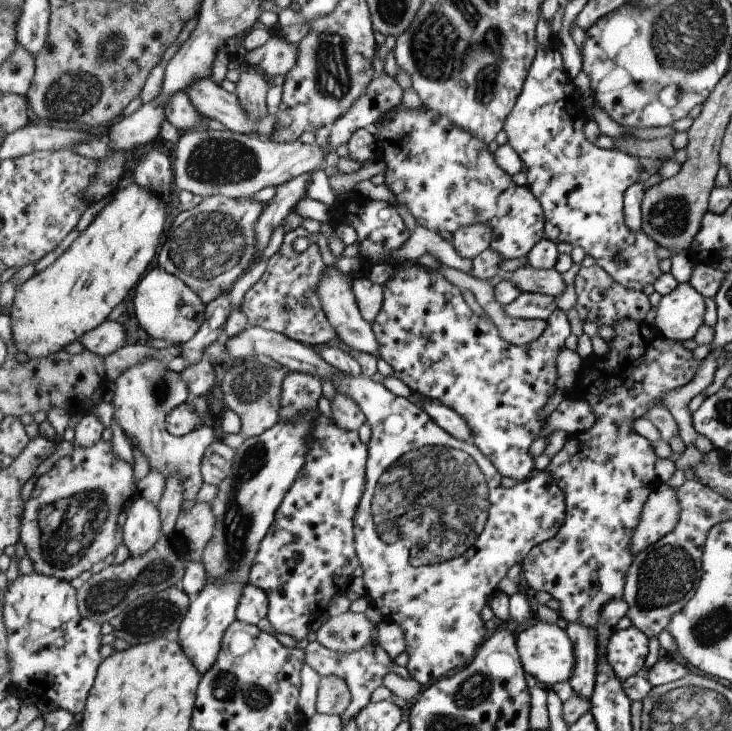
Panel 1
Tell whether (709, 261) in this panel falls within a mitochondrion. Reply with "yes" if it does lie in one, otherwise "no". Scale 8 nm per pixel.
no

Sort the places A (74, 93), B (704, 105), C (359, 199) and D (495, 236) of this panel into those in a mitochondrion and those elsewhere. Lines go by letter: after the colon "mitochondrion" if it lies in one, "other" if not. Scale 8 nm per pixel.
A: mitochondrion
B: other
C: other
D: other

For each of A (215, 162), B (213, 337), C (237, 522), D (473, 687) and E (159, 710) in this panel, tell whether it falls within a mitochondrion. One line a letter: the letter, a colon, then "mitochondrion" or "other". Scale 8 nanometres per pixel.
A: mitochondrion
B: other
C: mitochondrion
D: mitochondrion
E: other

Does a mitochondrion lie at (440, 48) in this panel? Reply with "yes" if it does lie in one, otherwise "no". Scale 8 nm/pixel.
yes

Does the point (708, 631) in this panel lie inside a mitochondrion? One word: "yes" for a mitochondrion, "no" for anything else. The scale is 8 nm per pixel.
yes

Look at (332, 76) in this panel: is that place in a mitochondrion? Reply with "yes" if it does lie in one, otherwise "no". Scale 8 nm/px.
yes

